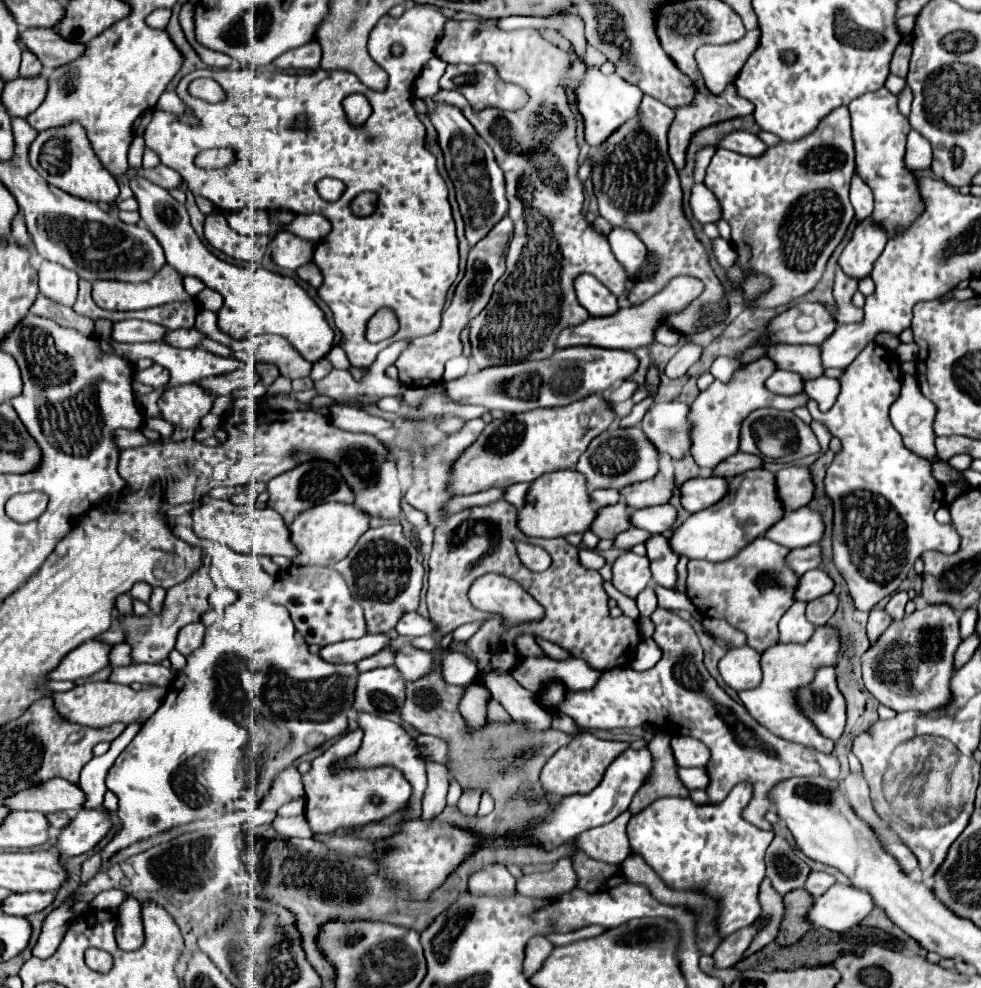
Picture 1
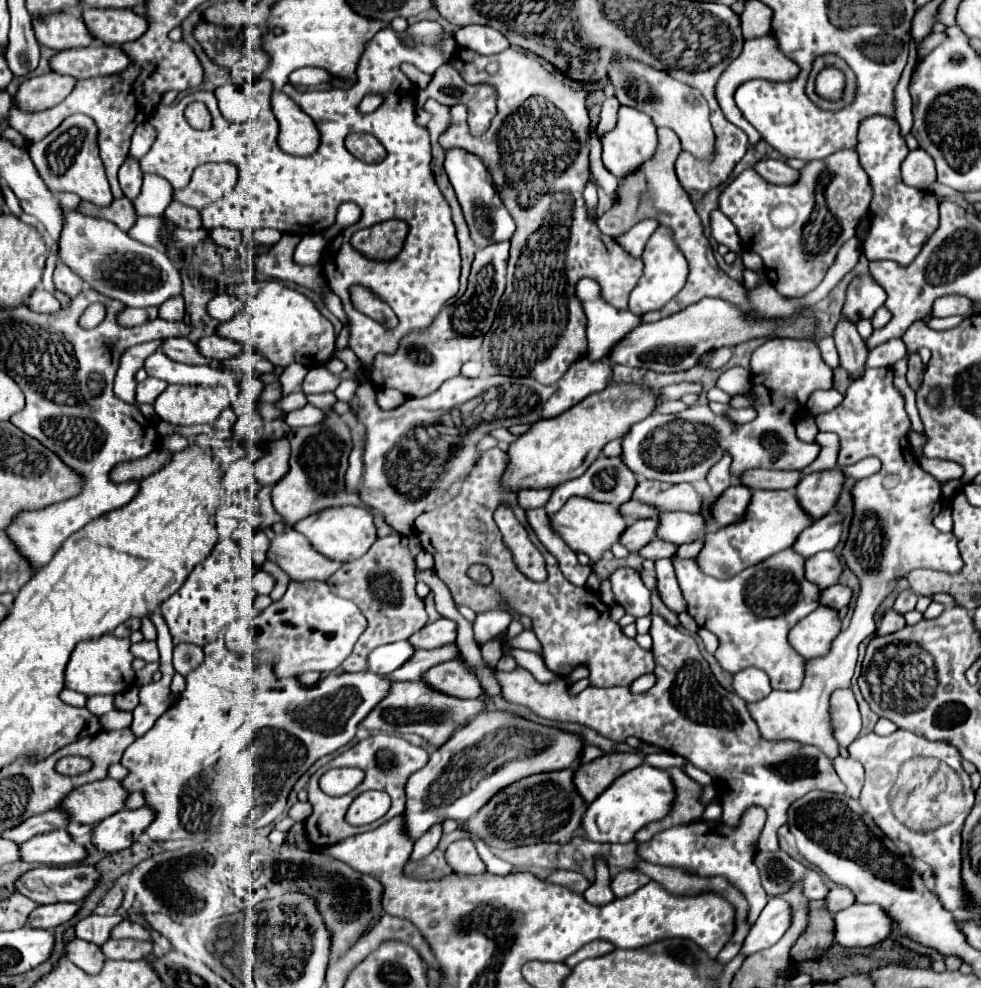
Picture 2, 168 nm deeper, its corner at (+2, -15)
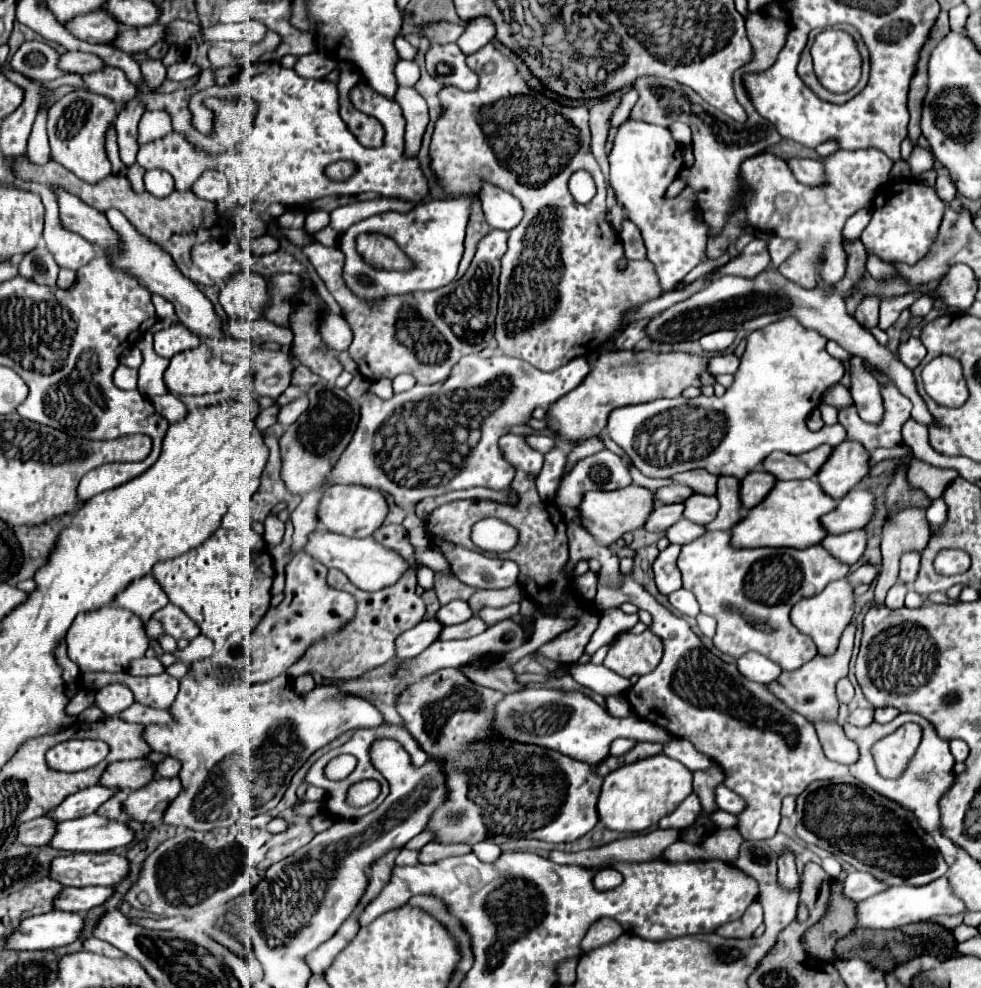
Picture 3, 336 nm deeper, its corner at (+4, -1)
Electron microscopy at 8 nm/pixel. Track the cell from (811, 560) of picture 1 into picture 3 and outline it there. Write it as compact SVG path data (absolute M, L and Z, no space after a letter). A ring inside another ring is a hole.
M849 531L843 535L829 535L821 545L829 549L829 553L833 553L833 557L837 557L839 561L845 561L847 565L855 565L867 547L867 533Z

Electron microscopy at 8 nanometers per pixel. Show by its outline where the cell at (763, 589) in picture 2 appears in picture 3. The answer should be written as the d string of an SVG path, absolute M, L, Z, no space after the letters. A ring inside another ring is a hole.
M689 519L667 529L671 543L683 545L677 559L677 567L683 575L683 587L697 597L701 613L717 619L717 633L713 643L719 651L731 657L741 657L747 651L759 651L765 657L777 661L783 671L799 669L807 663L817 649L813 639L801 635L791 623L791 607L803 599L821 593L831 581L843 579L851 573L851 567L835 559L821 545L809 549L777 549L777 547L755 547L737 549L731 545L731 531L709 531L705 525L697 525ZM703 535L703 537L701 537ZM693 541L693 543L691 543ZM723 603L735 605L743 615L753 615L773 625L775 633L761 633L753 629L739 613L723 609Z

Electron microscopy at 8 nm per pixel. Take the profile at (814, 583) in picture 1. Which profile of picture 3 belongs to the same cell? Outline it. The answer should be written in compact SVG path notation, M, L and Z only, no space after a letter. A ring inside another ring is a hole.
M861 565L859 569L855 569L853 573L849 573L849 581L851 581L851 585L861 585L861 583L871 583L875 577L877 577L877 573L879 573L879 569L875 567L875 565Z

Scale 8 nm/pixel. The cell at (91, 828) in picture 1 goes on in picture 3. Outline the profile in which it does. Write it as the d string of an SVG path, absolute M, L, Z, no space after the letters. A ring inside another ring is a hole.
M161 777L137 791L131 791L129 797L123 801L123 807L125 807L125 813L131 815L133 819L155 823L163 817L165 809L179 793L181 793L179 777L171 777L171 779Z

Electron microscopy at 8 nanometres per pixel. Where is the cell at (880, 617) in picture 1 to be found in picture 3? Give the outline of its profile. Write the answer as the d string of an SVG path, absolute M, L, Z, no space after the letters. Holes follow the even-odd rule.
M895 583L889 593L887 593L887 599L885 599L885 605L889 609L899 609L903 607L903 601L905 601L905 595L907 595L907 587L903 583Z

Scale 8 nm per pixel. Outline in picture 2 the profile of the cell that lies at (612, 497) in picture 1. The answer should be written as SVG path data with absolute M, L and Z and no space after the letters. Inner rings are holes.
M635 499L619 505L619 513L621 513L629 523L633 523L633 521L637 521L637 519L657 517L657 515L659 515L657 509L653 509L653 507L649 507L649 505L643 505L643 503L635 501Z

